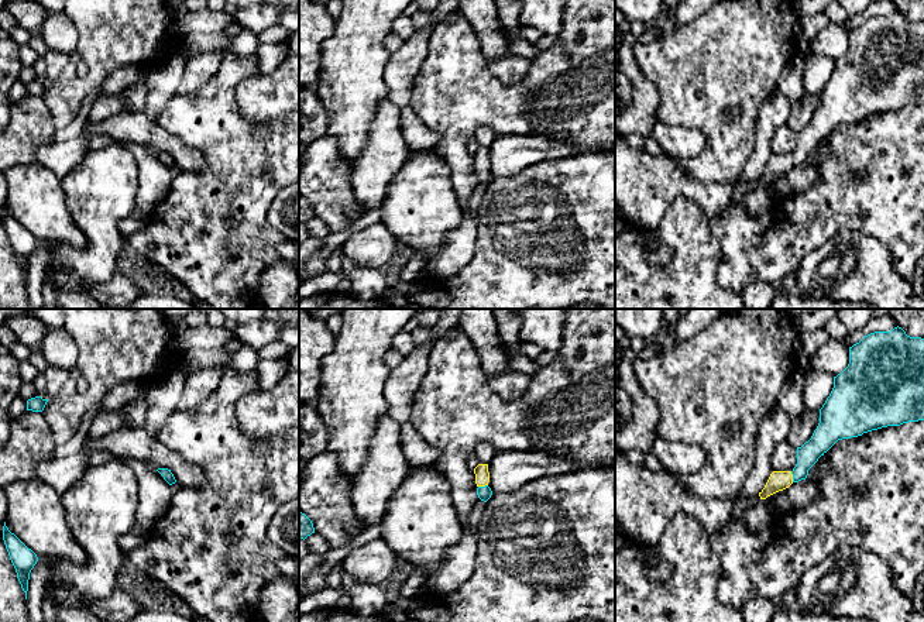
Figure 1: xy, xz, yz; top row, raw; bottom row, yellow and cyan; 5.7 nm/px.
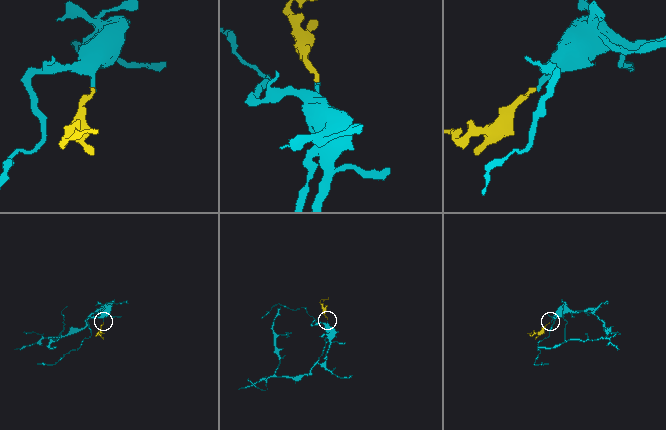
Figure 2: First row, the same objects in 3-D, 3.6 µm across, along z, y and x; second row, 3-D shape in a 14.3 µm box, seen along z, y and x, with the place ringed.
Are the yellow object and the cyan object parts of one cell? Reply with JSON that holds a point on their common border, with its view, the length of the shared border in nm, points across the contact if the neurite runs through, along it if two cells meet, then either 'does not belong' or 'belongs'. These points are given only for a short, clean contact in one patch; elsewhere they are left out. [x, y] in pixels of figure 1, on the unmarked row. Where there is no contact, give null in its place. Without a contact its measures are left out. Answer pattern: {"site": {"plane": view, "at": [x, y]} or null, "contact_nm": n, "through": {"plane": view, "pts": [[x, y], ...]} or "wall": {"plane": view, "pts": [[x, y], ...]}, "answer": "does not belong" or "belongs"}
{"site": {"plane": "yz", "at": [792, 161]}, "contact_nm": 70, "through": {"plane": "yz", "pts": [[777, 165], [792, 161], [803, 150], [810, 136]]}, "answer": "belongs"}

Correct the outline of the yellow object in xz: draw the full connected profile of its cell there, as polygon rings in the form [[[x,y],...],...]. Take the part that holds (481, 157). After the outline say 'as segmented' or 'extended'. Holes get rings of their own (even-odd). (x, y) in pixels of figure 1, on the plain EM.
[[[478,148],[474,152],[474,158],[475,158],[475,168],[478,171],[477,179],[481,185],[487,186],[492,179],[492,175],[488,171],[490,166],[488,148]]] | extended

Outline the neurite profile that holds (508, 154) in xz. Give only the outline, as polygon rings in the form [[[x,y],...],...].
[[[542,134],[497,135],[488,148],[492,178],[516,175],[533,164],[584,152],[569,141]]]

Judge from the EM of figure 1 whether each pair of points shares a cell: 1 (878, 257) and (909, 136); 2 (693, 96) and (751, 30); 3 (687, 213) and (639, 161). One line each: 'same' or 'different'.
1: different
2: same
3: different

